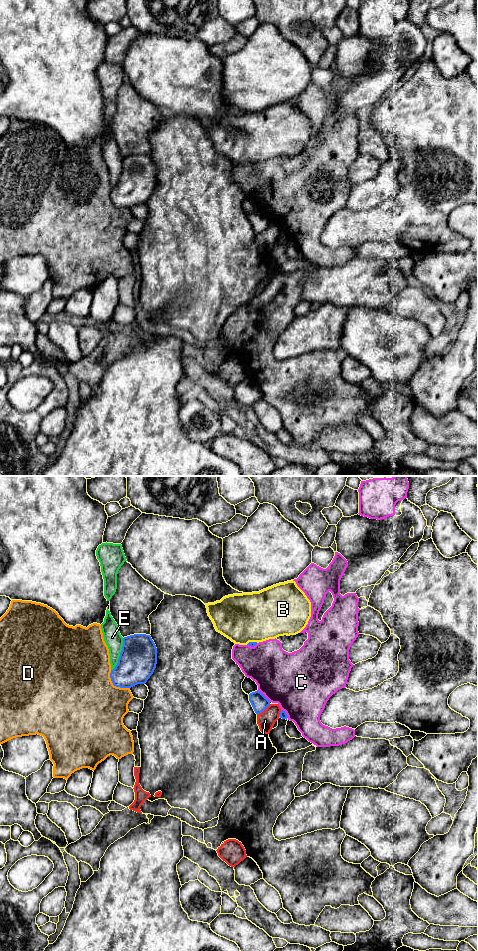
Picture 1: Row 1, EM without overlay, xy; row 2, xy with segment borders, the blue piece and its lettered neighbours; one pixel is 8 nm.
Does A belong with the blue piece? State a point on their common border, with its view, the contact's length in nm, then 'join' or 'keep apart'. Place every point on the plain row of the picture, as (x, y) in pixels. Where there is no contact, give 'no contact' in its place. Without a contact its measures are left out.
contact xy (263, 230); length 140 nm; keep apart

